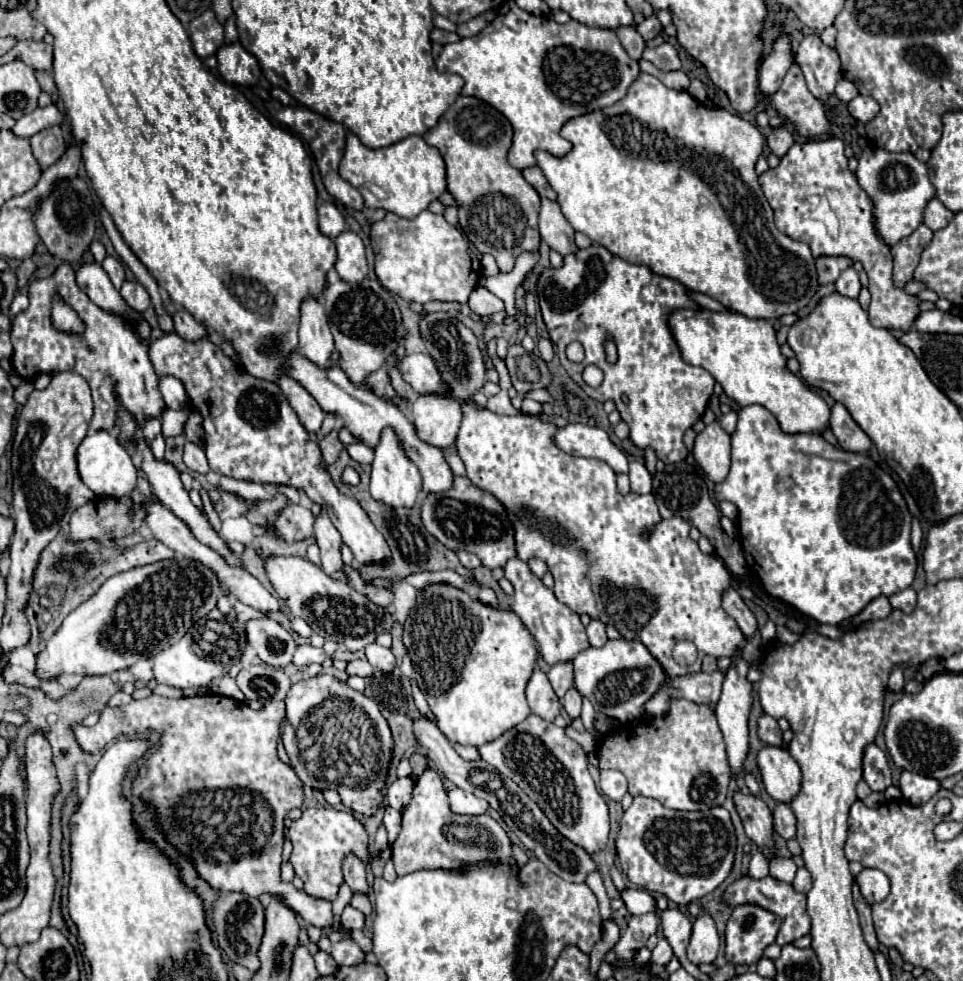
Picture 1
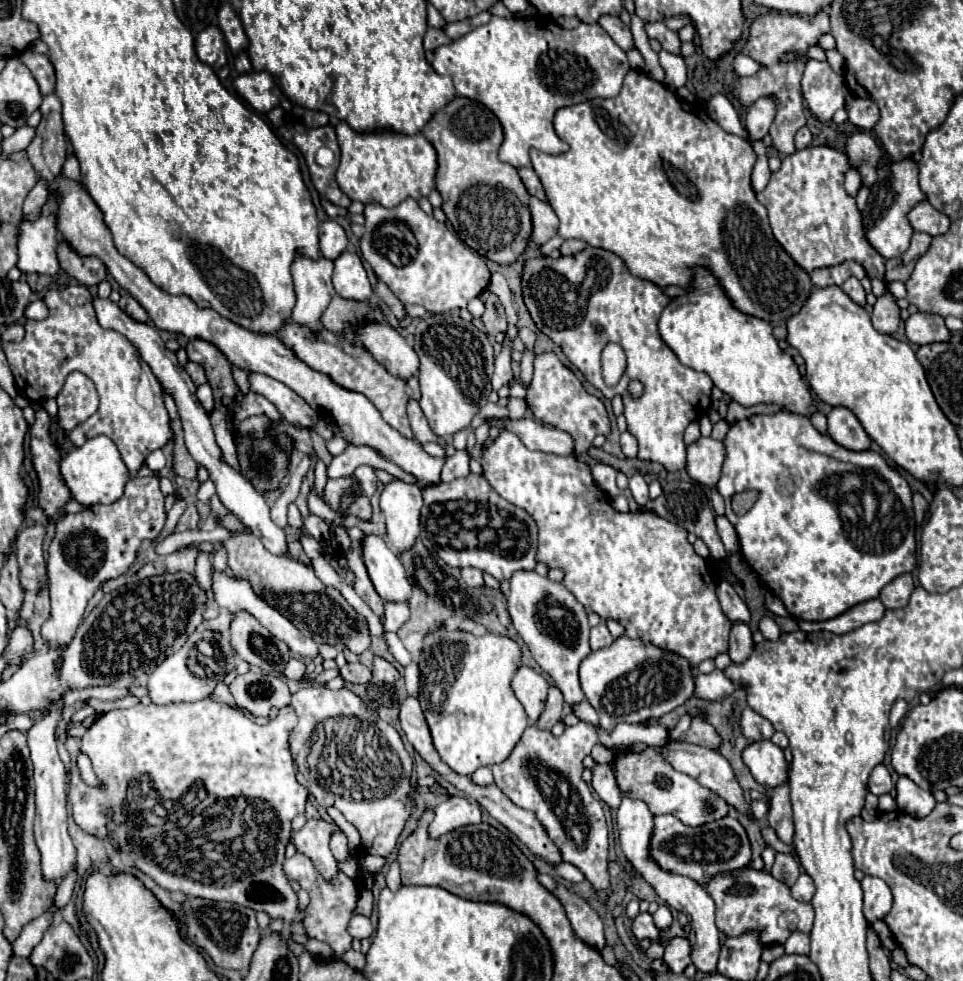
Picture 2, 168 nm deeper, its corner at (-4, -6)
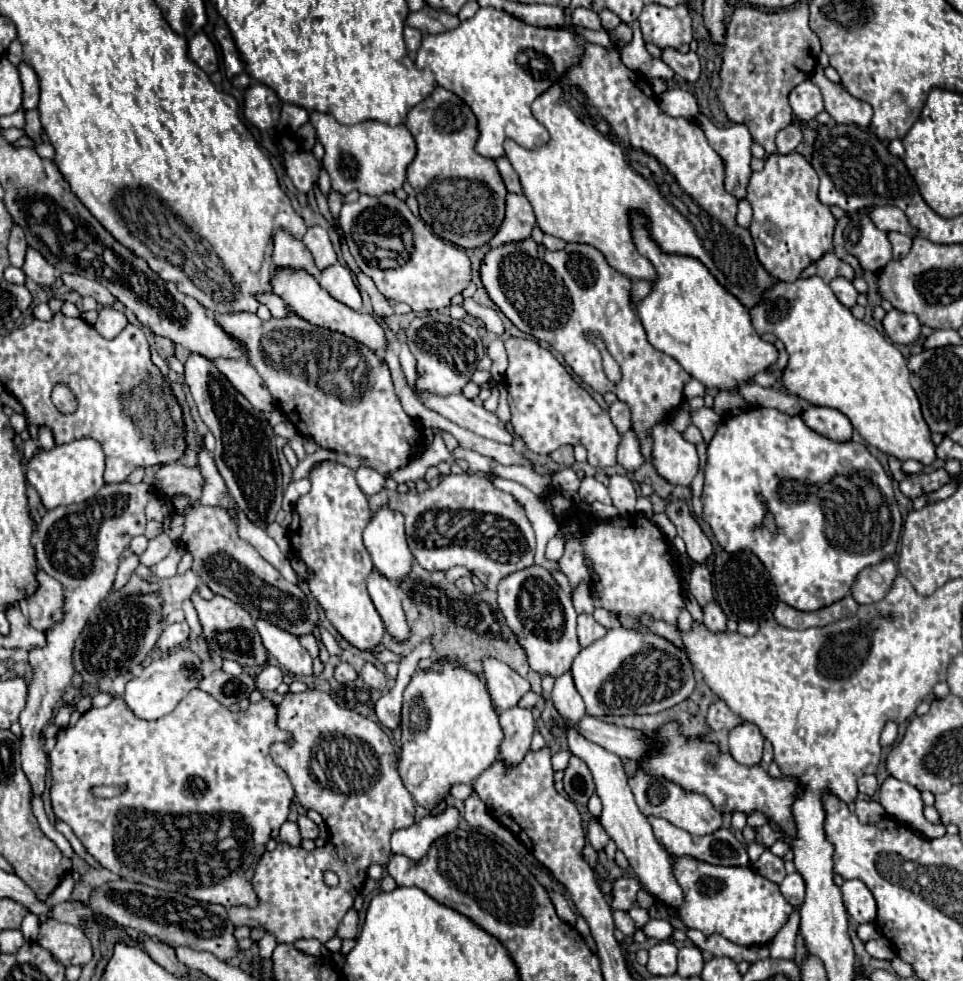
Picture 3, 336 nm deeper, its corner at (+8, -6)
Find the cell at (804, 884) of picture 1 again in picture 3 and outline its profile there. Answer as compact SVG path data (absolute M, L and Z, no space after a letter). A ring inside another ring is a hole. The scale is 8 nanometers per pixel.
M787 874L785 880L779 884L781 888L781 894L785 896L785 900L793 906L801 906L803 904L803 898L805 898L805 882L801 878L801 874Z

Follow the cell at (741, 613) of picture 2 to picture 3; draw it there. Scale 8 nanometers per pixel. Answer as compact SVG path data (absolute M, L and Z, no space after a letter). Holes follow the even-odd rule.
M697 564L691 570L691 580L689 580L689 592L691 596L699 602L699 606L705 606L709 602L717 602L713 598L713 584L711 584L711 572L707 570L705 564Z

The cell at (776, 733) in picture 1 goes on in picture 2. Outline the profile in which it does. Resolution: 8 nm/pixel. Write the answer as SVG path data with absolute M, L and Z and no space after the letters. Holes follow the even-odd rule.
M745 708L741 712L741 734L749 740L763 740L763 738L771 738L773 736L773 726L769 724L769 720L765 720L763 716L759 716L757 712L753 712L751 708Z

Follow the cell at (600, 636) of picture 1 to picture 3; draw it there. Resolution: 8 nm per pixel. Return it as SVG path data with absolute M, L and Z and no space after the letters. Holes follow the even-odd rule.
M581 614L577 618L577 634L579 634L579 644L585 648L589 644L593 644L595 640L605 636L605 628L601 624L595 622L595 618L591 614Z

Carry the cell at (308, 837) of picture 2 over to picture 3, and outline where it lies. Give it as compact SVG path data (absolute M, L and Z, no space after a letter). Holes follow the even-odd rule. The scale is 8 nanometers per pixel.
M285 822L283 826L281 826L281 840L283 842L287 842L287 844L291 844L291 846L301 846L301 832L299 832L299 828L297 828L297 822Z

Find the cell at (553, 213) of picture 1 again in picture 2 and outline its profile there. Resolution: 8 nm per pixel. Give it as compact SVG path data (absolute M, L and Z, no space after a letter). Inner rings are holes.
M531 196L529 200L529 210L531 210L531 236L529 236L529 242L537 244L537 246L543 246L549 238L553 238L557 234L557 214L553 212L553 208L543 202L543 200L537 200Z

